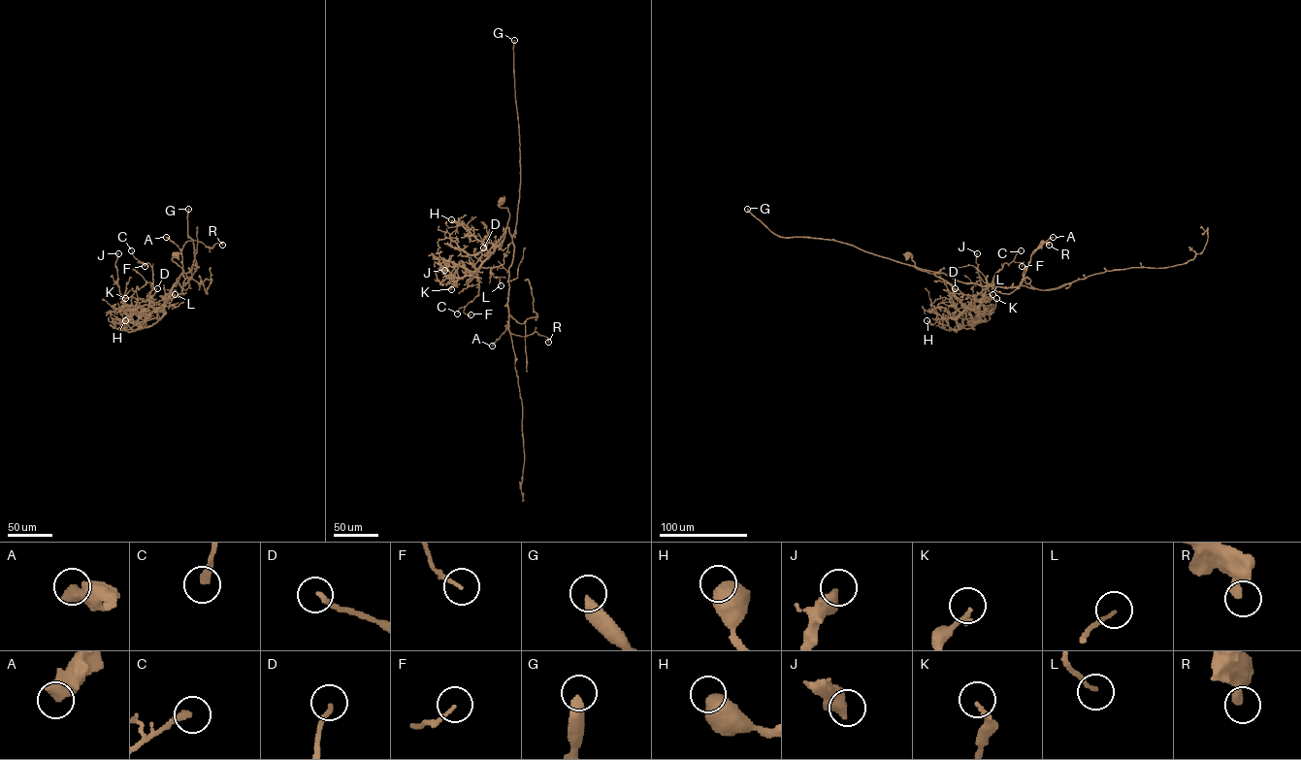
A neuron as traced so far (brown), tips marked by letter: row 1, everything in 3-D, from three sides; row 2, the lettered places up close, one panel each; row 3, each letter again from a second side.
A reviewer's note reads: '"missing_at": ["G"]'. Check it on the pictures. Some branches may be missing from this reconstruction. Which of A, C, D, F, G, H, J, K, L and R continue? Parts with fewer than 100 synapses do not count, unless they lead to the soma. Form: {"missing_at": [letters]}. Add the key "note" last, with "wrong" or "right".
{"missing_at": ["G"], "note": "right"}

